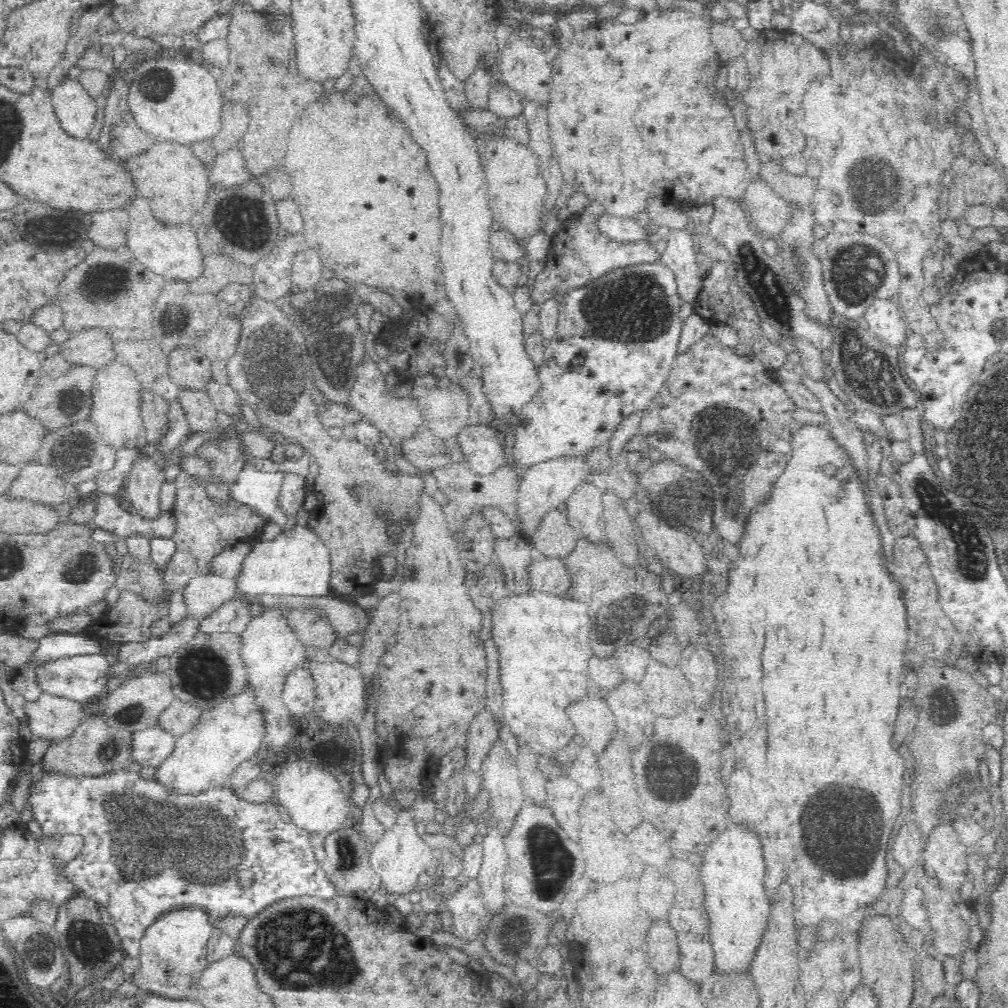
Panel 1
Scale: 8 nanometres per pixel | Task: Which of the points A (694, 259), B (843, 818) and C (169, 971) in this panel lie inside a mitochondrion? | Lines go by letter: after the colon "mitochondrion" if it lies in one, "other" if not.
A: other
B: mitochondrion
C: mitochondrion

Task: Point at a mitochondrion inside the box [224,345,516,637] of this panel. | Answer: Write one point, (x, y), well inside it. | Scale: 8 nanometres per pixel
(275, 400)

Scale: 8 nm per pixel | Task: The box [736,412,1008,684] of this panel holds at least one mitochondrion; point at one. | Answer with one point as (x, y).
(971, 556)

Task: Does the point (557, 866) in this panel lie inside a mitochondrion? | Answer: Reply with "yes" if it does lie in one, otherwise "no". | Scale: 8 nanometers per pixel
yes

